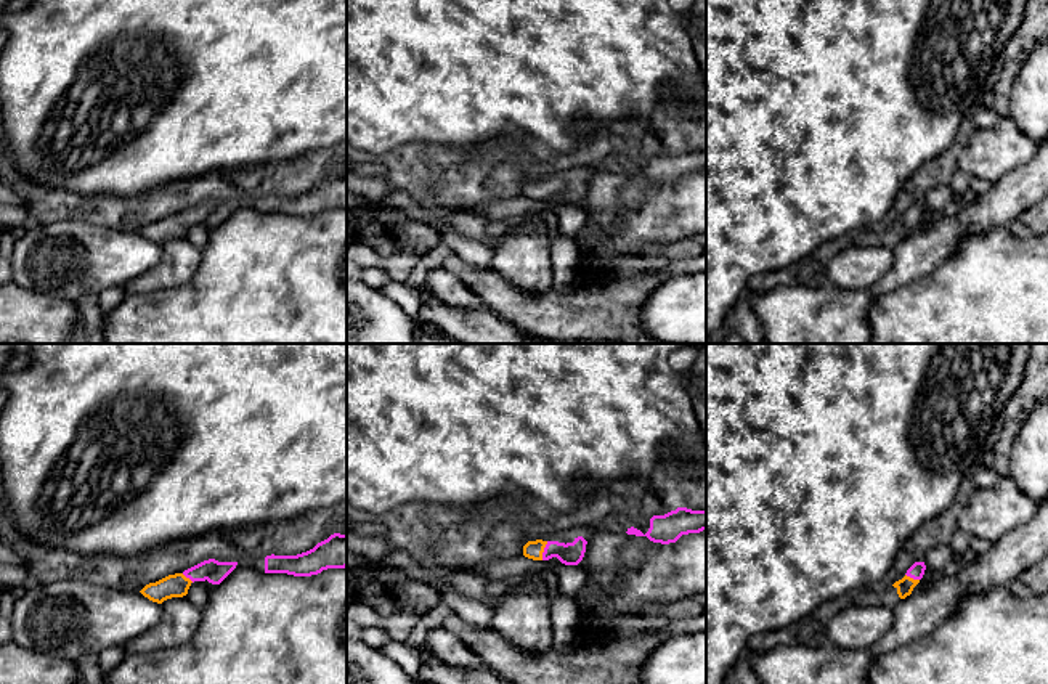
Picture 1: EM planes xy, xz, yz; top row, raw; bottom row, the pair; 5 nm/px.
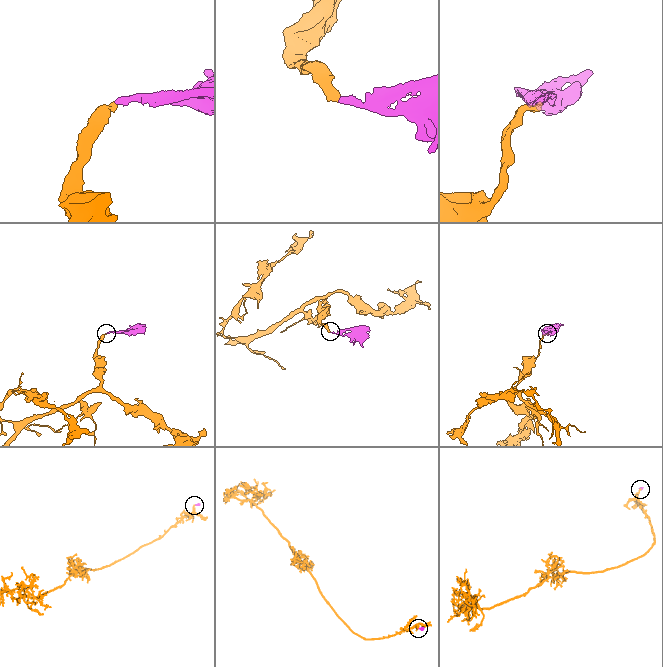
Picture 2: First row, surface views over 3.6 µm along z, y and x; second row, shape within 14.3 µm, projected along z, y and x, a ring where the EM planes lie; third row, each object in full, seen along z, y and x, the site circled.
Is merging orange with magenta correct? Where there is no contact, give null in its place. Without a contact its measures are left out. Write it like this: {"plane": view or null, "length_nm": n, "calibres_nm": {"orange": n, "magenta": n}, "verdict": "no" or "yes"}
{"plane": "xz", "length_nm": 100, "calibres_nm": {"orange": 100, "magenta": 110}, "verdict": "yes"}

